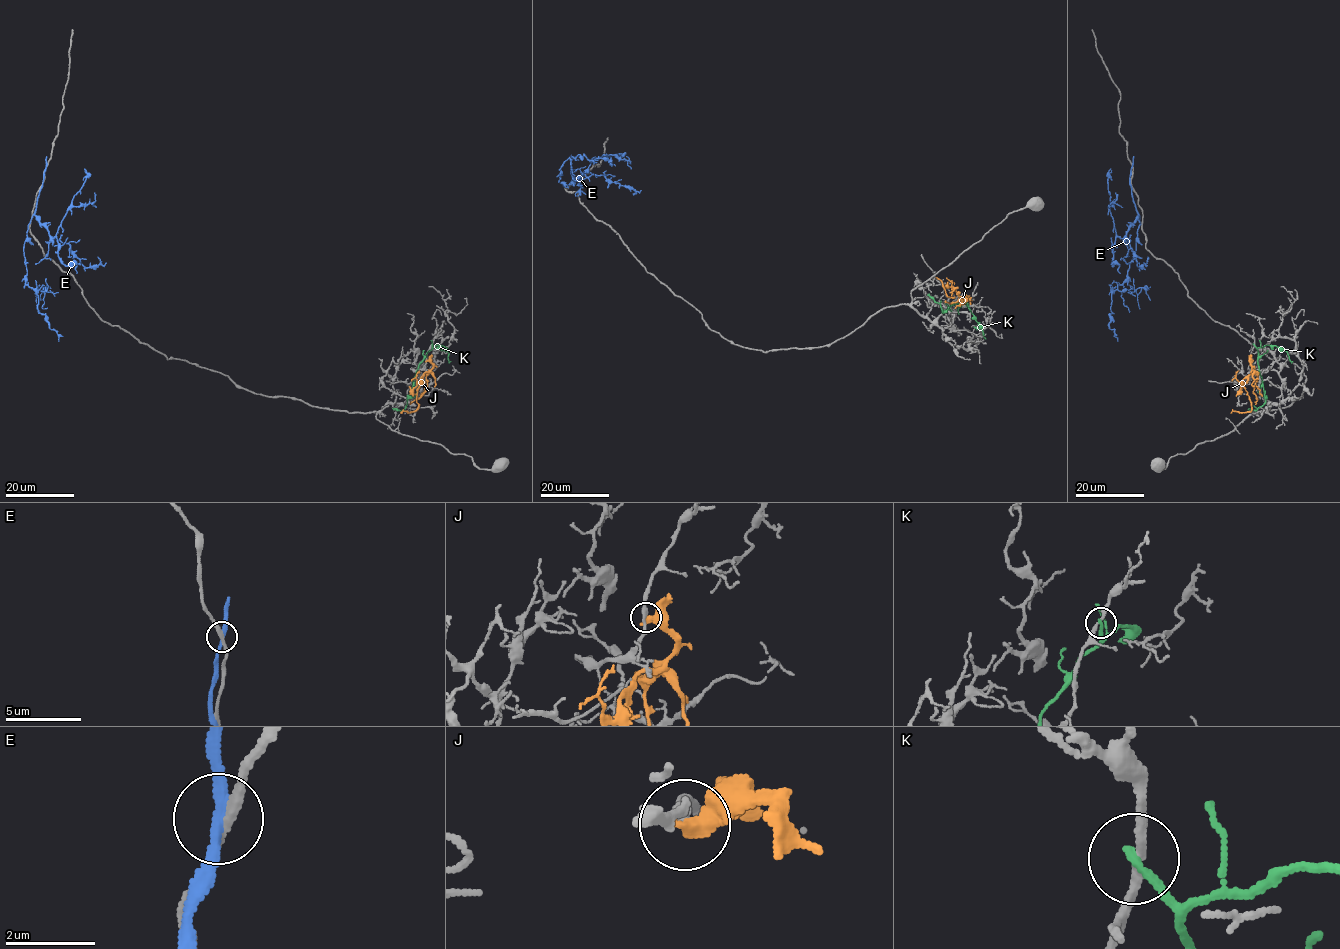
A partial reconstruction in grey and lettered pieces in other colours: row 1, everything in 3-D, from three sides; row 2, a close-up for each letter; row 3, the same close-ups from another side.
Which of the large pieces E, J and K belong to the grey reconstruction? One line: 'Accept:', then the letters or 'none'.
Accept: none

